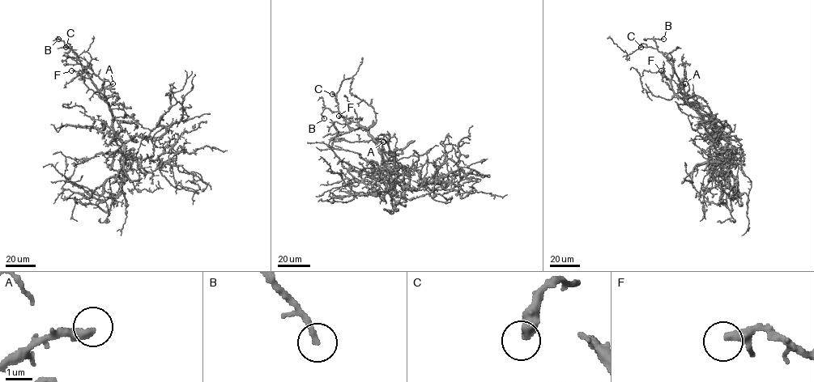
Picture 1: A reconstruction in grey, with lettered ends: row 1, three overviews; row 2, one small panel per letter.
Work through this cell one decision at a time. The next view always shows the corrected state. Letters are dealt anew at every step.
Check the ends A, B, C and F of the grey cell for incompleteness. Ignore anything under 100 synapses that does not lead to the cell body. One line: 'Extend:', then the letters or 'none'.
Extend: none

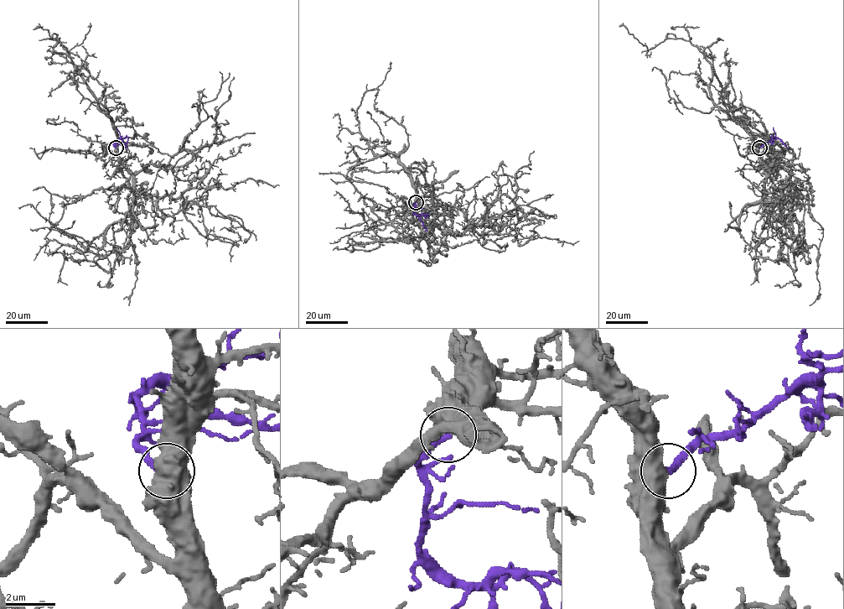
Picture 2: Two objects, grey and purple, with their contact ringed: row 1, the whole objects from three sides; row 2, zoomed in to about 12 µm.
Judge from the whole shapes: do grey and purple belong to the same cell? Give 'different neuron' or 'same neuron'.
same neuron

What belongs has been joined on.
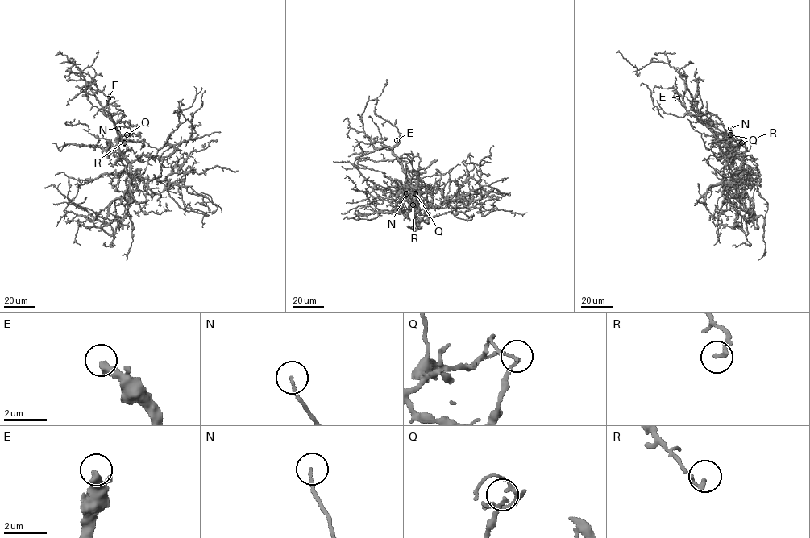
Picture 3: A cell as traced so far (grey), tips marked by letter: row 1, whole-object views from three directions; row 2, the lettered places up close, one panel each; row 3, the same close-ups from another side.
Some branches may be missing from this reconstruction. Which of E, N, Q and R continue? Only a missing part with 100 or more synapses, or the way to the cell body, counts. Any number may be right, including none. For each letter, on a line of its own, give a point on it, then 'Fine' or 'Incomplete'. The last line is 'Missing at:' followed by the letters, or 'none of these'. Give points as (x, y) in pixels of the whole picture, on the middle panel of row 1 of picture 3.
E: Place: (396, 140). Incomplete
N: Place: (406, 193). Fine
Q: Place: (415, 193). Fine
R: Place: (413, 204). Fine
Missing at: E

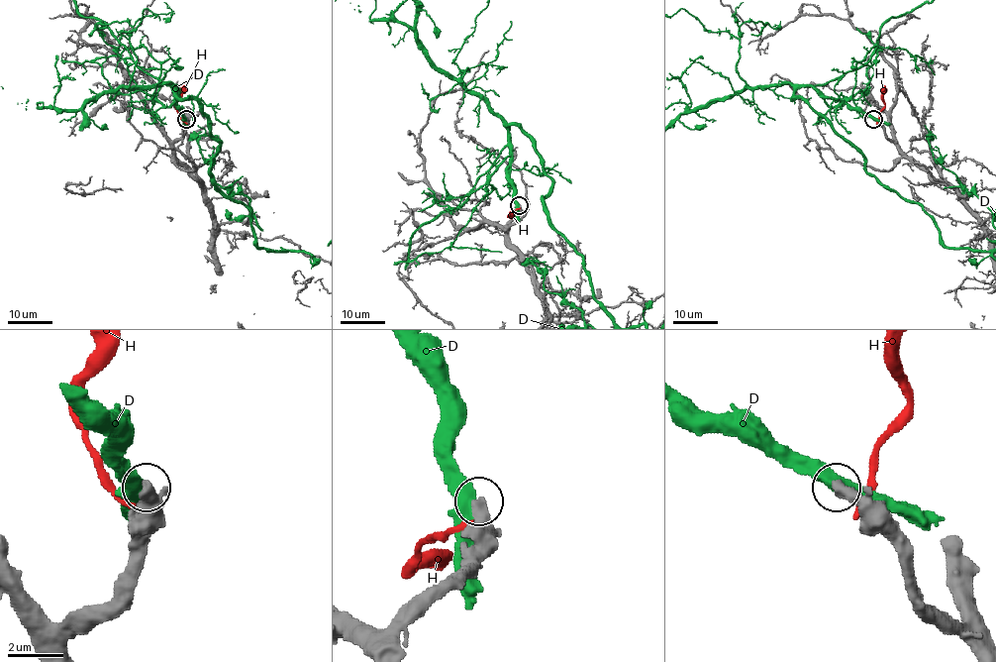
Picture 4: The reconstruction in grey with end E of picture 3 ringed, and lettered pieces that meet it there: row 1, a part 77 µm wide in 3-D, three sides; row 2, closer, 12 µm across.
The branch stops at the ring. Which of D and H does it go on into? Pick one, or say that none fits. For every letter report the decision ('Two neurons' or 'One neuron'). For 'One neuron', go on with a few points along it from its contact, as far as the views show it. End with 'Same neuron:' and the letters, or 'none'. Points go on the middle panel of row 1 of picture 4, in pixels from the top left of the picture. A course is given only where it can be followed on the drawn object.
D: Two neurons
H: Two neurons
Same neuron: none

